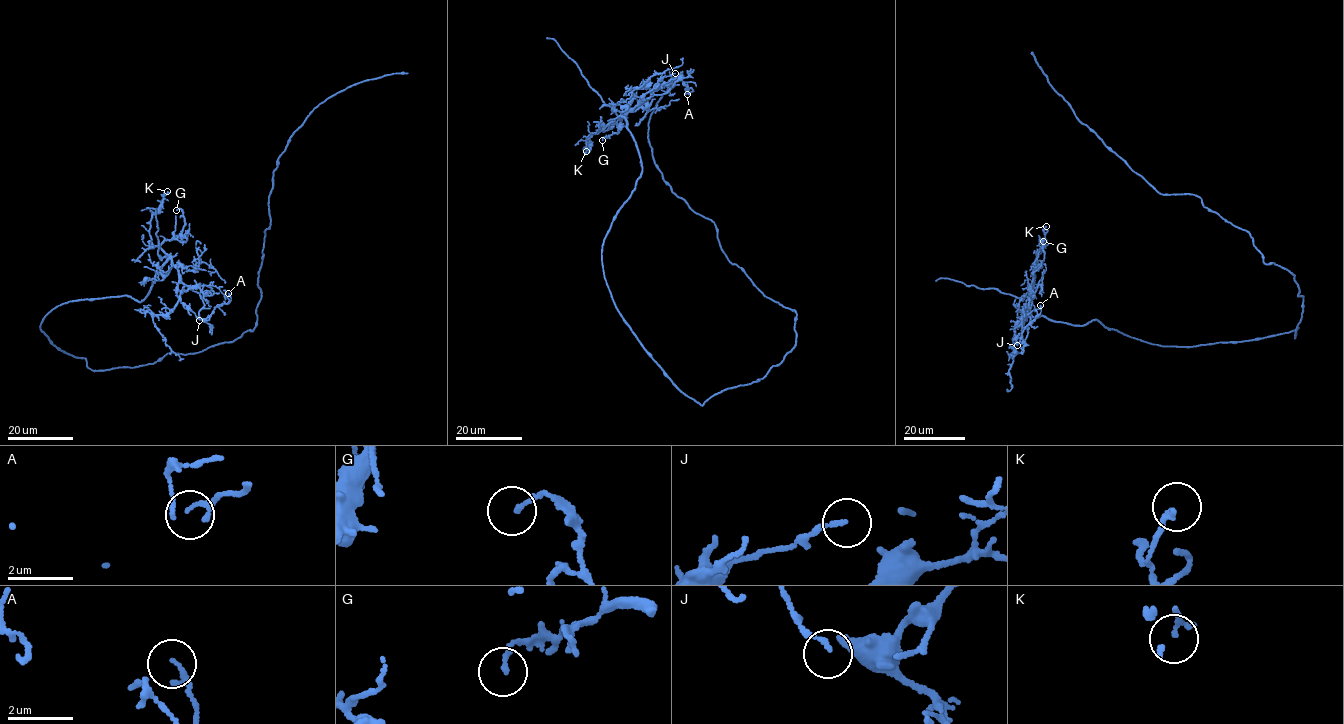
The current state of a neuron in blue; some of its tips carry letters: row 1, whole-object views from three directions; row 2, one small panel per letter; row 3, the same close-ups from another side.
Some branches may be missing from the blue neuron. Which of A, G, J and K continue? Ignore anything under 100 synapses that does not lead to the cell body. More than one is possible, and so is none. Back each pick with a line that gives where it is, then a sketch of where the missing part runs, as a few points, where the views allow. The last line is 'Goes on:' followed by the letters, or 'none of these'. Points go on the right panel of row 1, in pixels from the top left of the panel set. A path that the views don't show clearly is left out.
Goes on: none of these

